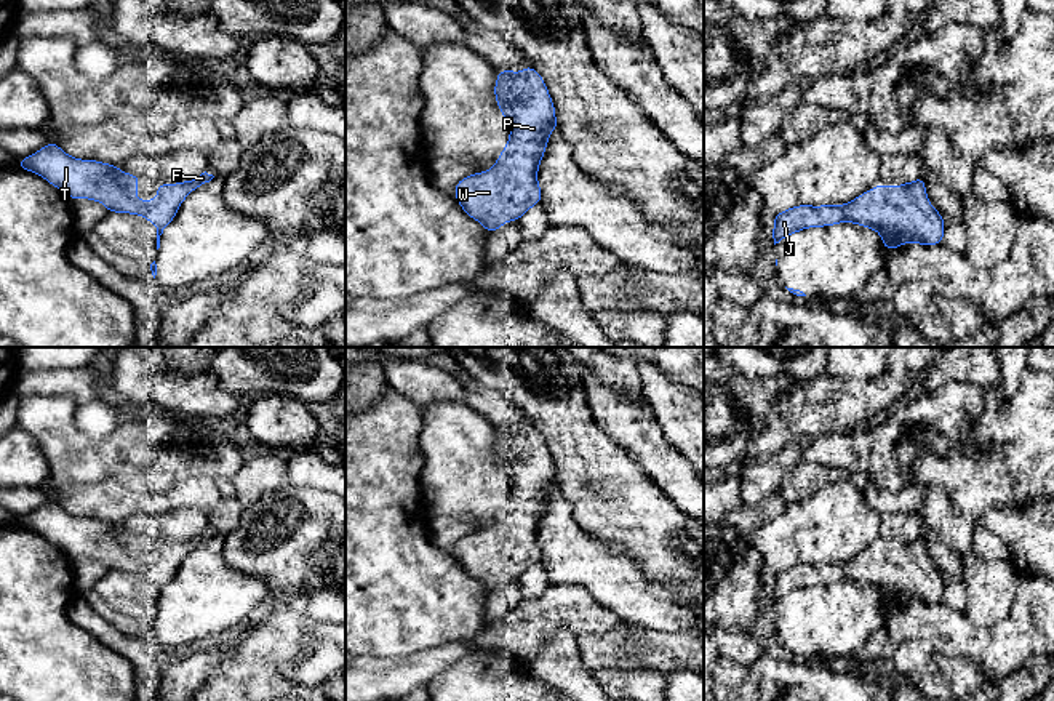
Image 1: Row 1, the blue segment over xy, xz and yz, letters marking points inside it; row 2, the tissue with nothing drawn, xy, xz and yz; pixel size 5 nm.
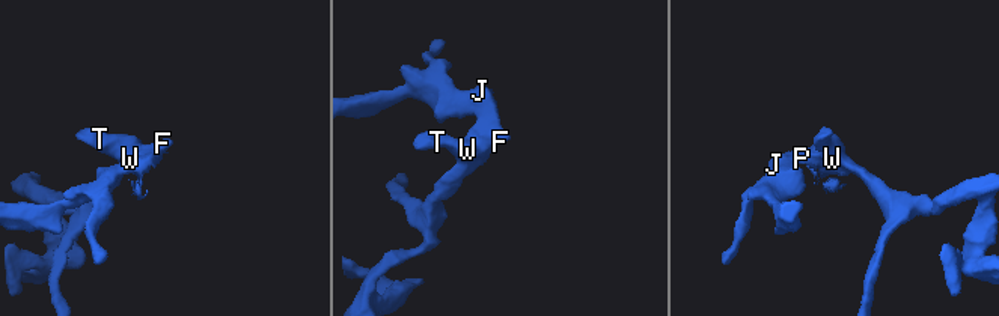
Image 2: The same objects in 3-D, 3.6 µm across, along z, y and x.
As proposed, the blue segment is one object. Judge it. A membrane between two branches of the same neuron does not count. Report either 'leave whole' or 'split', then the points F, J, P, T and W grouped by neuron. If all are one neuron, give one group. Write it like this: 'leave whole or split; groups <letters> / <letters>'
leave whole; groups F J P T W

